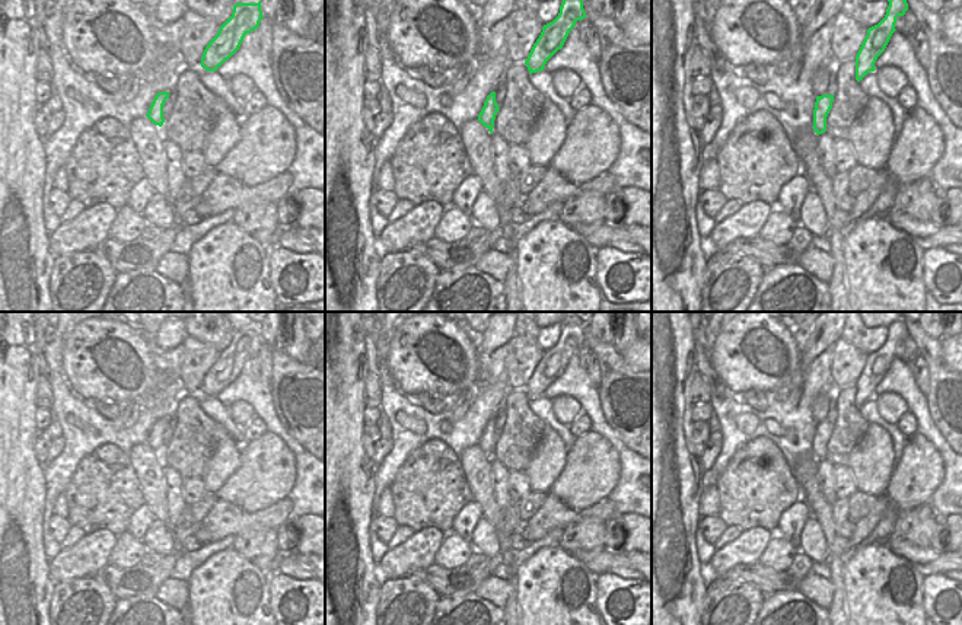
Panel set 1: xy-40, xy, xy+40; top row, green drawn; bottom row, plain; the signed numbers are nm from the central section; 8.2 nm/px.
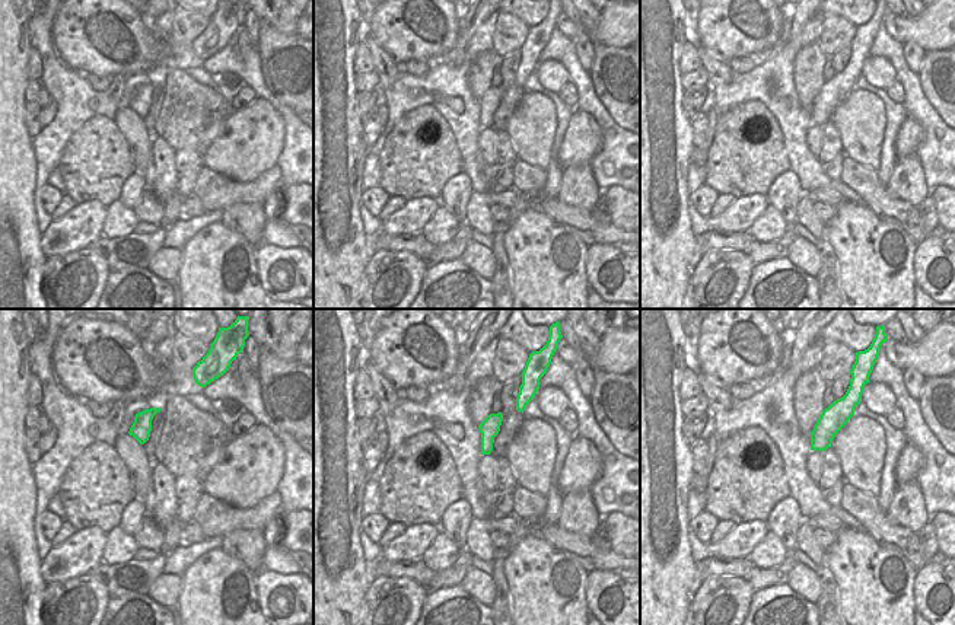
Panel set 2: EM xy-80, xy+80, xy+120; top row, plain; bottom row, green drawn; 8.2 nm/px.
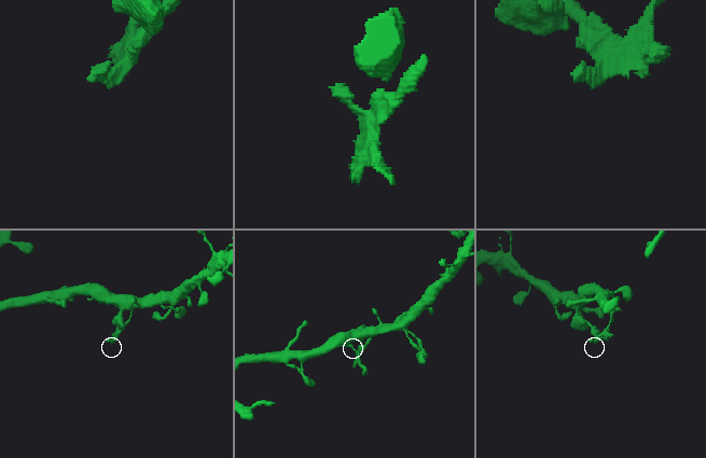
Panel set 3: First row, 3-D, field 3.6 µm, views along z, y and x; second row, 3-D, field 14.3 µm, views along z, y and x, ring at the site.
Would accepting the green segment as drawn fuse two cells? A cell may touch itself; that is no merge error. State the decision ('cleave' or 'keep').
keep

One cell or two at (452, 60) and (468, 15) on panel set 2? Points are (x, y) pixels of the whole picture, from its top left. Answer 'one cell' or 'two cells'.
one cell

